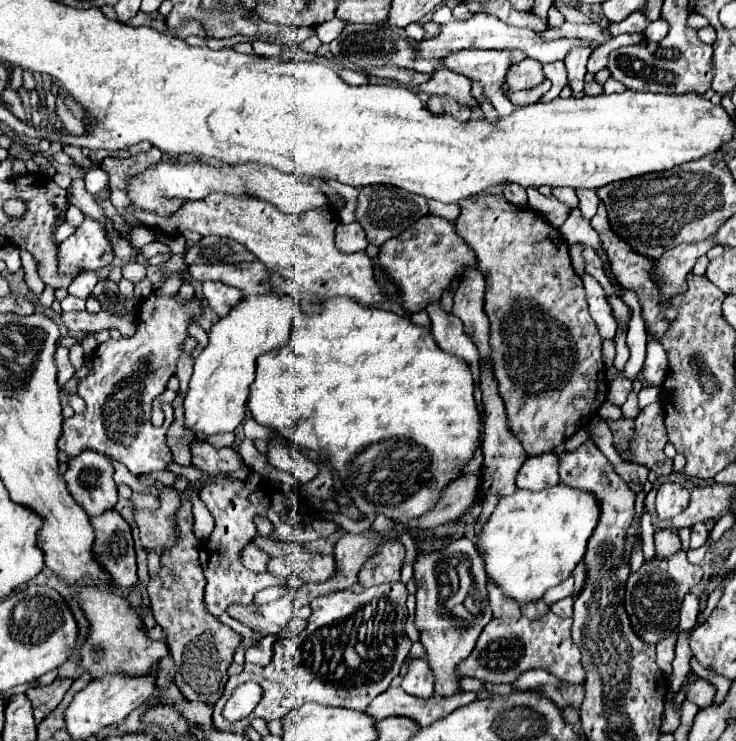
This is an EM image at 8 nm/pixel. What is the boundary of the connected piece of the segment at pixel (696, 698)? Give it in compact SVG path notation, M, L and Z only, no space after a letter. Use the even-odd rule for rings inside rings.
M697 679L691 685L685 685L687 689L687 699L693 701L697 707L707 707L713 703L715 697L715 687L703 679Z

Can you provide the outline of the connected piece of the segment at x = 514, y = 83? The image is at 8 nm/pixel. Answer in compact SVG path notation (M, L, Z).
M523 59L517 65L511 65L507 71L507 85L509 91L519 91L519 89L533 89L541 81L545 81L543 75L543 65L535 59Z

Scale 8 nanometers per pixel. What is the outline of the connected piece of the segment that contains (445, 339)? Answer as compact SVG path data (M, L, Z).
M433 303L427 307L427 313L431 317L431 333L437 341L439 347L443 347L445 353L459 357L471 367L471 375L475 381L475 401L481 417L485 419L485 407L483 407L483 397L481 397L481 381L479 381L479 353L477 347L473 347L473 341L465 335L463 323L455 315L447 315L439 303Z

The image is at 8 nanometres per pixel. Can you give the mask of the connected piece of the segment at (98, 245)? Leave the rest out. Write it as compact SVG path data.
M84 216L82 224L59 247L59 267L63 273L79 269L95 271L109 267L113 261L111 243L100 223Z

